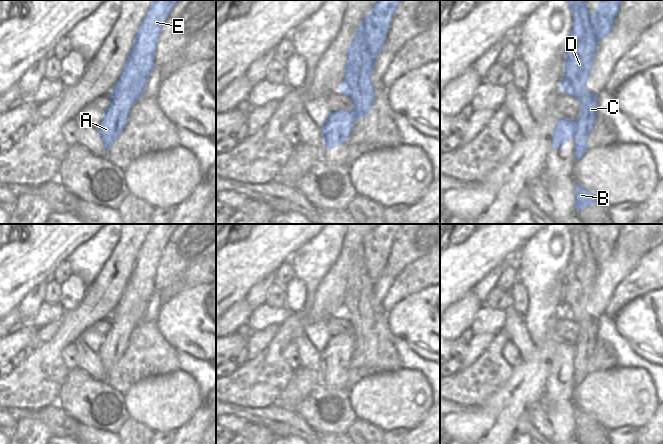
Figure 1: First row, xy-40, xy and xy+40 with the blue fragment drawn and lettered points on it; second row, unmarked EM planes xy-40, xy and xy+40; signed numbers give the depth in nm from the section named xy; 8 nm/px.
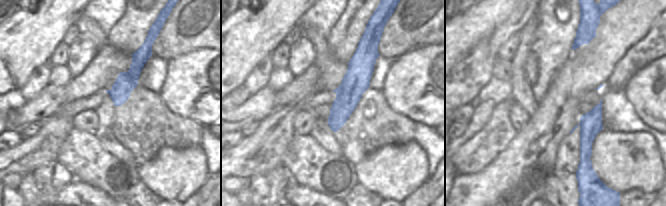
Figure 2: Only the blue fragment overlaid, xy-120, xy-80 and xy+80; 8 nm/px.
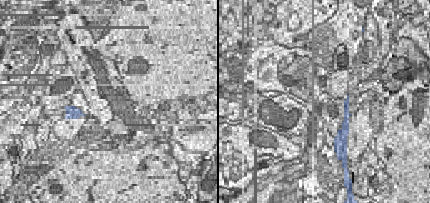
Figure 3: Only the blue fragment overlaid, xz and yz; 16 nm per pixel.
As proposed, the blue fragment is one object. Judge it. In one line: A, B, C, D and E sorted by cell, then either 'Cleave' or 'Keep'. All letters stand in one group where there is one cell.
Groups: A E / B C D. Cleave.

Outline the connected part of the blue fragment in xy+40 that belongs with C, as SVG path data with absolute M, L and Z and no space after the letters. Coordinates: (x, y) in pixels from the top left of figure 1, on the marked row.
M567 0L571 7L573 25L565 47L565 75L559 82L559 90L576 96L581 103L581 113L575 131L575 162L583 158L587 151L587 139L597 117L597 96L588 96L585 84L593 66L599 43L591 14L585 0Z

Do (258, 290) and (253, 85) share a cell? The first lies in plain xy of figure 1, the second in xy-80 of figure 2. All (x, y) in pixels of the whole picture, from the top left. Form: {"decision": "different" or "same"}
{"decision": "same"}

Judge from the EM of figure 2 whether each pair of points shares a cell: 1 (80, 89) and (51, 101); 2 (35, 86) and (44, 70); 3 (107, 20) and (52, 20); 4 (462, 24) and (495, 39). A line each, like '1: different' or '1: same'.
1: different
2: same
3: different
4: different

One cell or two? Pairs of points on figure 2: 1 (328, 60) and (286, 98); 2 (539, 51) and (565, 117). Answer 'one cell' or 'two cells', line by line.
1: one cell
2: two cells

